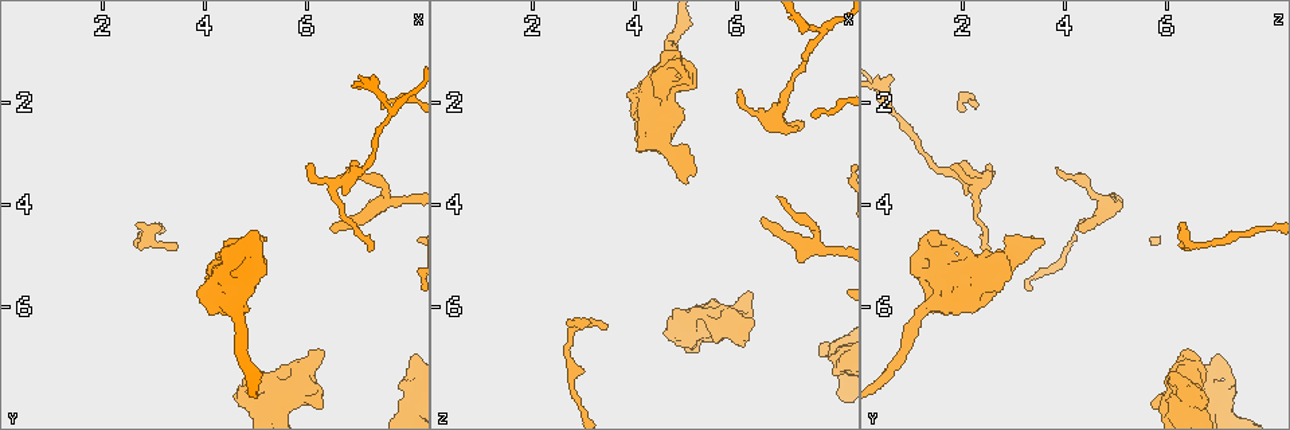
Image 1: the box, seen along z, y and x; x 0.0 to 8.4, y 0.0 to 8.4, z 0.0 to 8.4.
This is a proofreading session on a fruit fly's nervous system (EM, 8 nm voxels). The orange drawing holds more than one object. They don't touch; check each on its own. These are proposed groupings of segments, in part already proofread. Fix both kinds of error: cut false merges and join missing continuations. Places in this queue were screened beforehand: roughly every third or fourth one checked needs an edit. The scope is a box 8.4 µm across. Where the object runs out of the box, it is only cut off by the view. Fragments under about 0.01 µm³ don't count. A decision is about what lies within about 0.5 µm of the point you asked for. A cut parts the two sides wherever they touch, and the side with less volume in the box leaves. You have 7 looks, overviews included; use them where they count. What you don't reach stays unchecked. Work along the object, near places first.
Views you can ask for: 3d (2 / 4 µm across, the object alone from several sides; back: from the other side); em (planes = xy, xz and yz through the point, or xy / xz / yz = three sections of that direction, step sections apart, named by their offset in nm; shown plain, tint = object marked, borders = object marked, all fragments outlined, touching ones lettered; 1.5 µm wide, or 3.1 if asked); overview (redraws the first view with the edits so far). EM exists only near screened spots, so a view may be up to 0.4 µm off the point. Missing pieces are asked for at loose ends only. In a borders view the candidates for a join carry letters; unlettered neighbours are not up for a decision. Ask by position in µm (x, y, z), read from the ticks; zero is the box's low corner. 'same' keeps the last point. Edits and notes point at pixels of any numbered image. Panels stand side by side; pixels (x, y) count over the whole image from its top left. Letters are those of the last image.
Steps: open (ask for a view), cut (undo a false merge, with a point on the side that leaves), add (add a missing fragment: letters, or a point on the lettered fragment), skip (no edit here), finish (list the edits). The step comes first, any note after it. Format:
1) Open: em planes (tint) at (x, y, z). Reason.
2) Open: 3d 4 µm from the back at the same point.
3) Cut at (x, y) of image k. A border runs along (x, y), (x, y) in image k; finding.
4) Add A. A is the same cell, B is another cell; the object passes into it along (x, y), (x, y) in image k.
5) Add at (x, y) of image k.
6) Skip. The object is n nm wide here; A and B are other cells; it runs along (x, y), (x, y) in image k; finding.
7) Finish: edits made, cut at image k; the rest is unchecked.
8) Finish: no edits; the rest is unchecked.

Open: 3d 2 µm at (2.80, 4.75, 6.65). Narrows sharply.

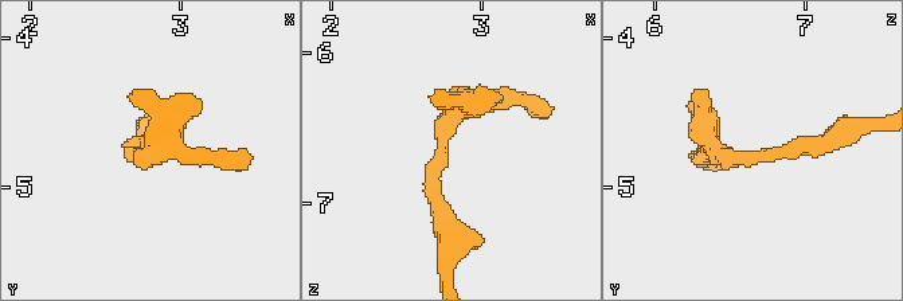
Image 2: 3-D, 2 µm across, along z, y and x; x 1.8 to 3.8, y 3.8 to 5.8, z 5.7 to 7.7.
Open: em planes (borders) at (2.74, 4.76, 6.66). Now the EM.

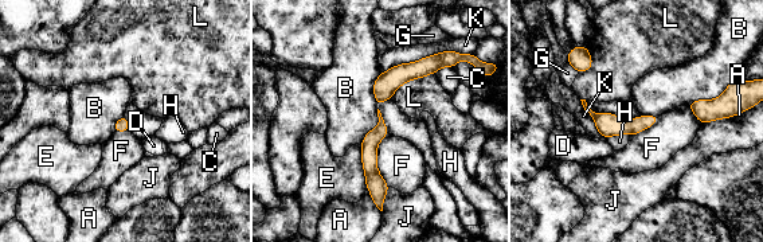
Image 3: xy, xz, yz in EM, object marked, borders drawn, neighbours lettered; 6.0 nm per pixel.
Skip. A, B, C, D, E, F, G, H, J, K and L are other cells; it runs along (382, 125), (370, 143), (376, 199) in image 3; continuous, no second neuron.

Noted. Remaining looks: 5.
Open: em planes (borders) at (7.30, 4.90, 2.50). Tapers out.

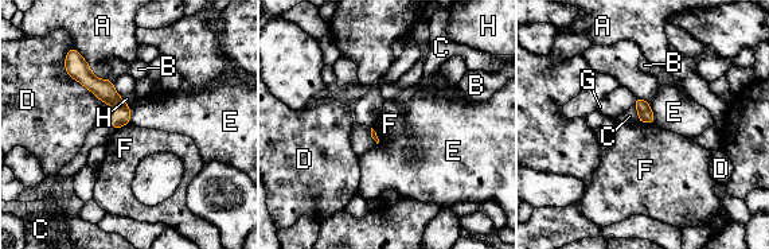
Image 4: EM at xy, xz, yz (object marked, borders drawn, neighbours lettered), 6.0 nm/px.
Skip. A, B, C, D, E, F, G and H are other cells; a border runs along (637, 120), (654, 124) in image 4; no lettered fragment goes on from it.

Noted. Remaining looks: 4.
Open: em yz step 8 (tint) at (6.05, 3.20, 1.75). Thin end.

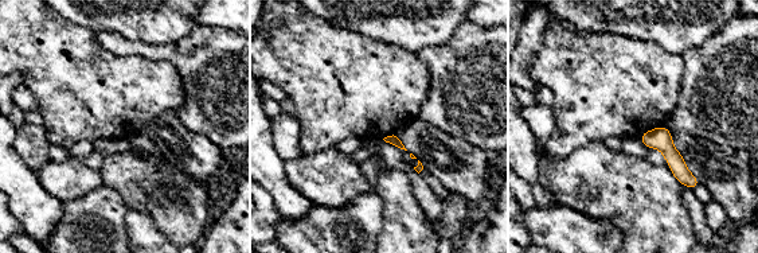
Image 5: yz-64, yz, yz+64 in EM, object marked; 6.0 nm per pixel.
Open: em planes (borders) at the same point. Cut it another way.

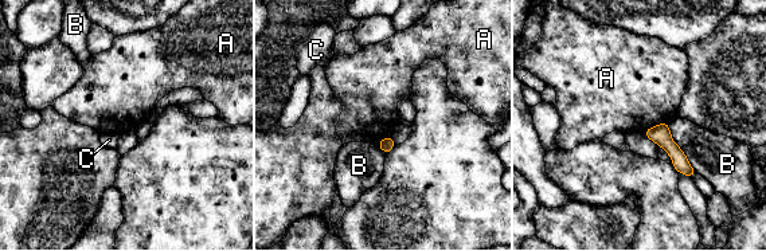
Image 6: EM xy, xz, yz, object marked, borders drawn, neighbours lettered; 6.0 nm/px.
Skip. The longest contact is with B, 360 nm; A, B and C are other cells; it runs along (649, 132), (656, 133), (691, 172) in image 6; no lettered fragment goes on from it.

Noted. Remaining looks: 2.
Finish: no edits; the rest is unchecked.

